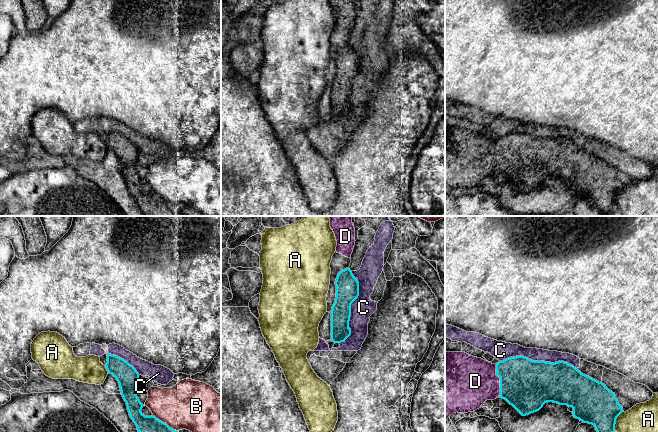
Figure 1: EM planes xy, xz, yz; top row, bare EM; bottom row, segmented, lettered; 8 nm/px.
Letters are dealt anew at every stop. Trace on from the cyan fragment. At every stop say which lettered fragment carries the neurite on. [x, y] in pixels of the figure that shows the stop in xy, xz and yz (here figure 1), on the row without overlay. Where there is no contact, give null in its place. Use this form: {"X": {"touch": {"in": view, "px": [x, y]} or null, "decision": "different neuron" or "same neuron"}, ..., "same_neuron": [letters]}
{"A": {"touch": {"in": "yz", "px": [615, 197]}, "decision": "different neuron"}, "B": {"touch": {"in": "xy", "px": [165, 199]}, "decision": "different neuron"}, "C": {"touch": {"in": "yz", "px": [538, 137]}, "decision": "different neuron"}, "D": {"touch": {"in": "yz", "px": [500, 157]}, "decision": "same neuron"}, "same_neuron": ["D"]}

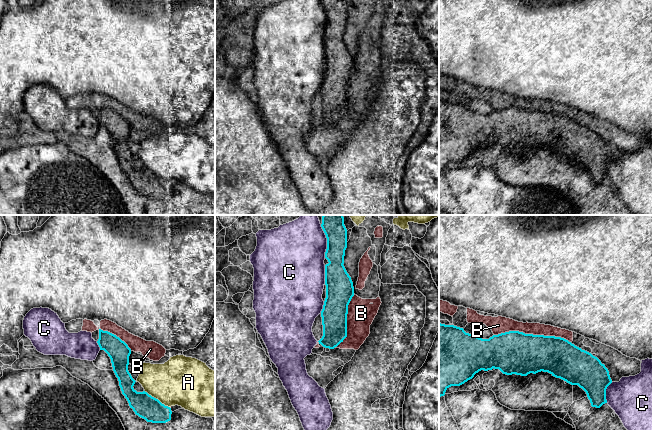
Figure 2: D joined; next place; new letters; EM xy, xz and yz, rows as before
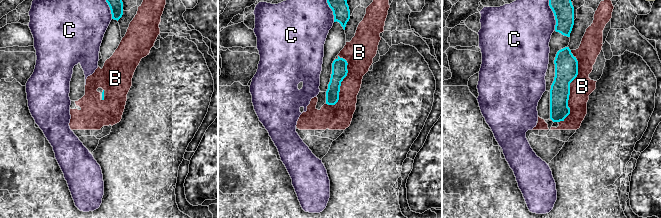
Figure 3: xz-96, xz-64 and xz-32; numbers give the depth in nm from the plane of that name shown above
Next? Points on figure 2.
{"A": {"touch": {"in": "xy", "px": [157, 175]}, "decision": "different neuron"}, "B": {"touch": {"in": "yz", "px": [532, 110]}, "decision": "different neuron"}, "C": {"touch": {"in": "xz", "px": [327, 17]}, "decision": "different neuron"}, "same_neuron": []}

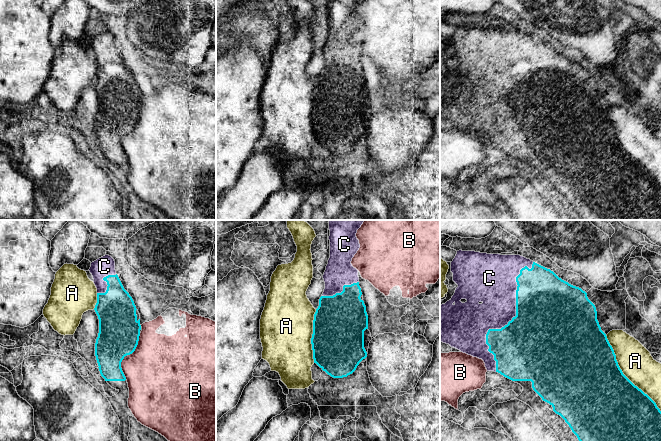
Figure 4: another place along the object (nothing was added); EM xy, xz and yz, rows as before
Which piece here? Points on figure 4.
{"A": {"touch": {"in": "yz", "px": [623, 150]}, "decision": "different neuron"}, "B": {"touch": {"in": "xy", "px": [126, 131]}, "decision": "different neuron"}, "C": {"touch": {"in": "yz", "px": [512, 95]}, "decision": "same neuron"}, "same_neuron": ["C"]}

